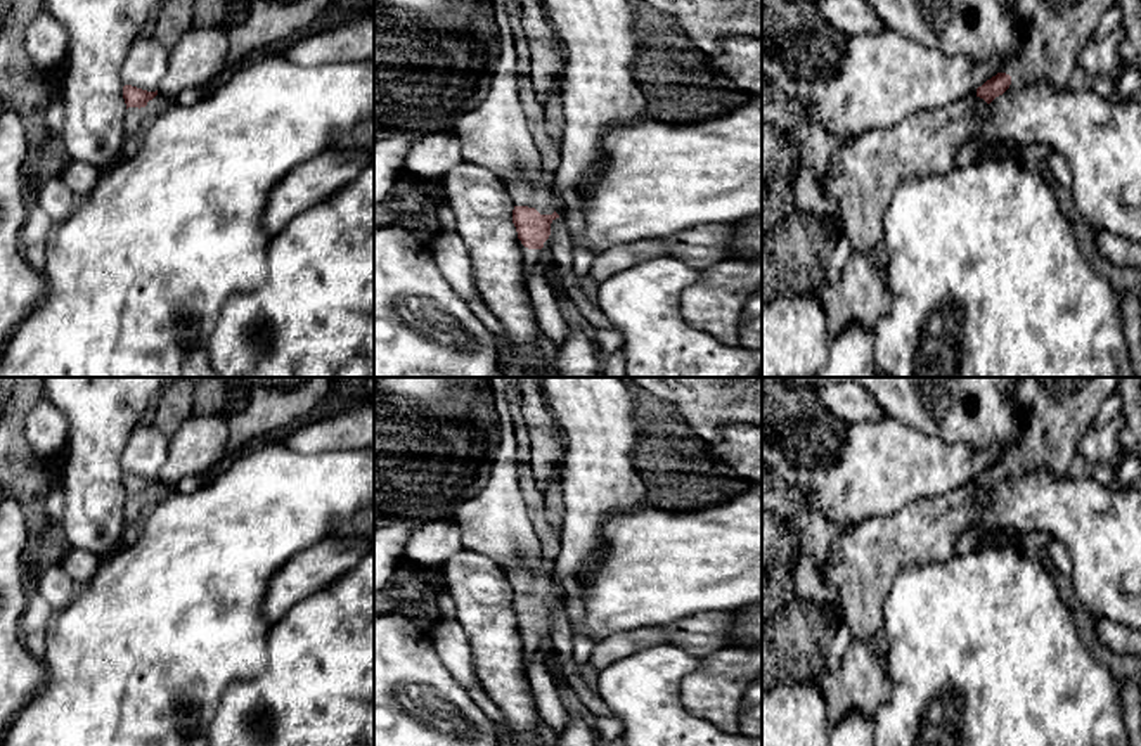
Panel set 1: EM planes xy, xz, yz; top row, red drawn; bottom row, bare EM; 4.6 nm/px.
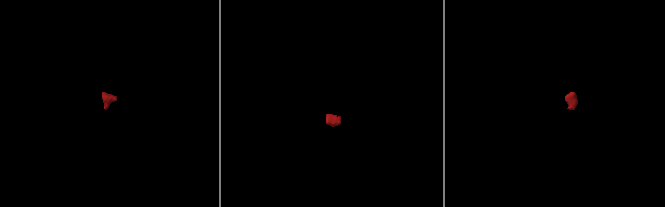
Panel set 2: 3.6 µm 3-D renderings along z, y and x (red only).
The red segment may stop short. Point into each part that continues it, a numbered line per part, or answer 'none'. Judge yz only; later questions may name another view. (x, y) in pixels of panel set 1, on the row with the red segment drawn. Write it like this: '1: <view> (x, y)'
none

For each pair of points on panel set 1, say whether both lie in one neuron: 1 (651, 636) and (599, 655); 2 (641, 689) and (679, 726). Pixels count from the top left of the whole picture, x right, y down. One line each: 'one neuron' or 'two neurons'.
1: one neuron
2: one neuron

